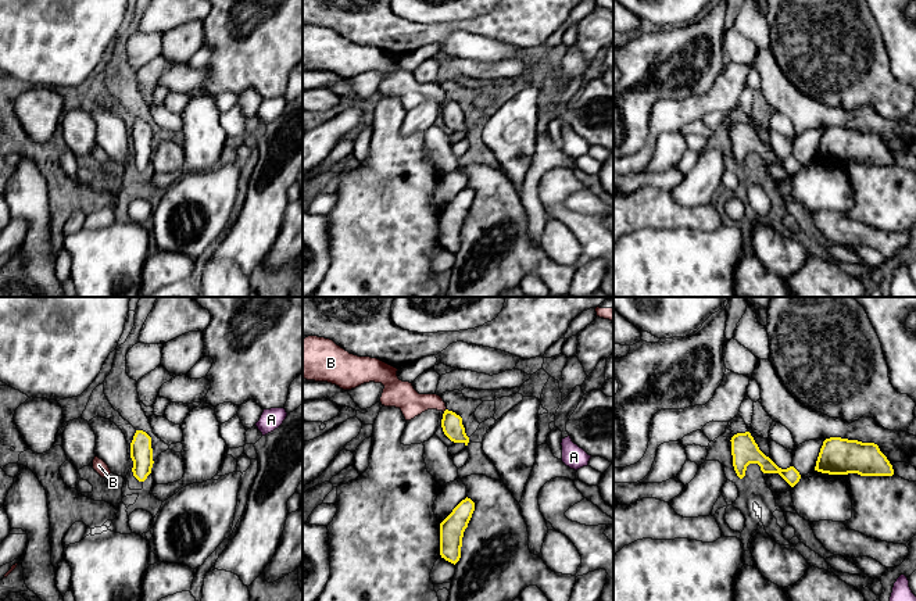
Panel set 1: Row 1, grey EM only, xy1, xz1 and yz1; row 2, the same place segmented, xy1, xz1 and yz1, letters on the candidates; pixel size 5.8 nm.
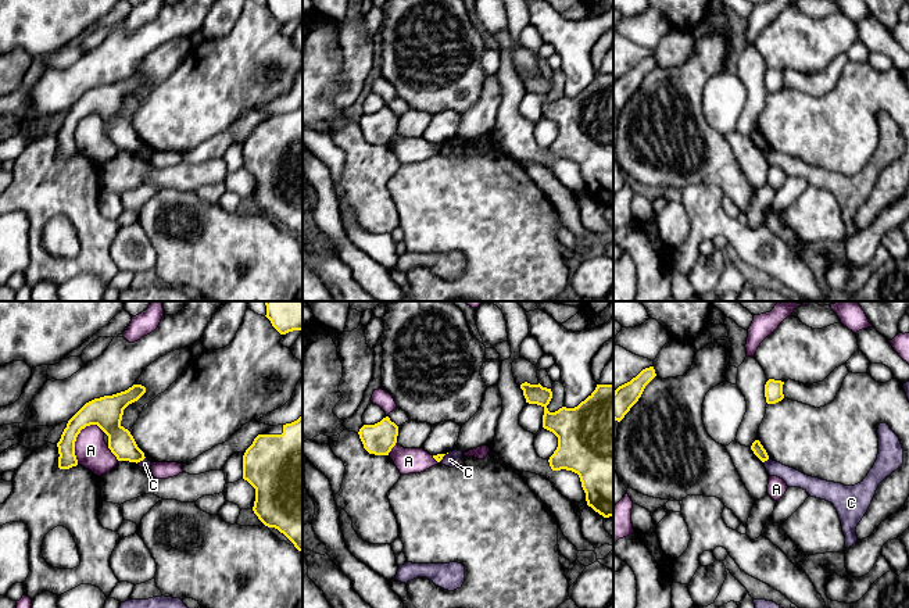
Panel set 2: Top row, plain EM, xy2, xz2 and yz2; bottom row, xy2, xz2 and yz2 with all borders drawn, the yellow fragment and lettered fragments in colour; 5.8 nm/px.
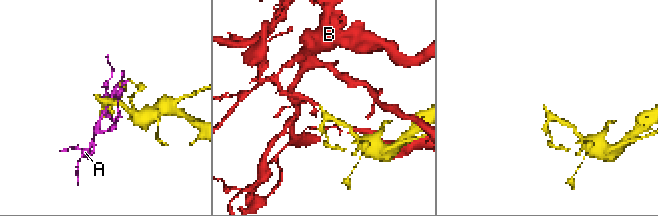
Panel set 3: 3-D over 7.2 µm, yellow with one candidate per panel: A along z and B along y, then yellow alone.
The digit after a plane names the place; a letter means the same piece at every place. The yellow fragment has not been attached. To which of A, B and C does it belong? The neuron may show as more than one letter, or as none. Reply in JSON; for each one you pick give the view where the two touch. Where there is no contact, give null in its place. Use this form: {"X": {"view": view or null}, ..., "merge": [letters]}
{"B": {"view": null}, "merge": ["B"]}

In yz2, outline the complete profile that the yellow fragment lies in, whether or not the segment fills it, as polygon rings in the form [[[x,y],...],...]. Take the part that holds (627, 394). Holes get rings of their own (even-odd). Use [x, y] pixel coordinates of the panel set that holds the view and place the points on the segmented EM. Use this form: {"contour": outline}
{"contour": [[[654,366],[643,369],[630,382],[613,391],[613,419],[620,422],[630,408],[638,401],[645,386],[656,376]]]}

